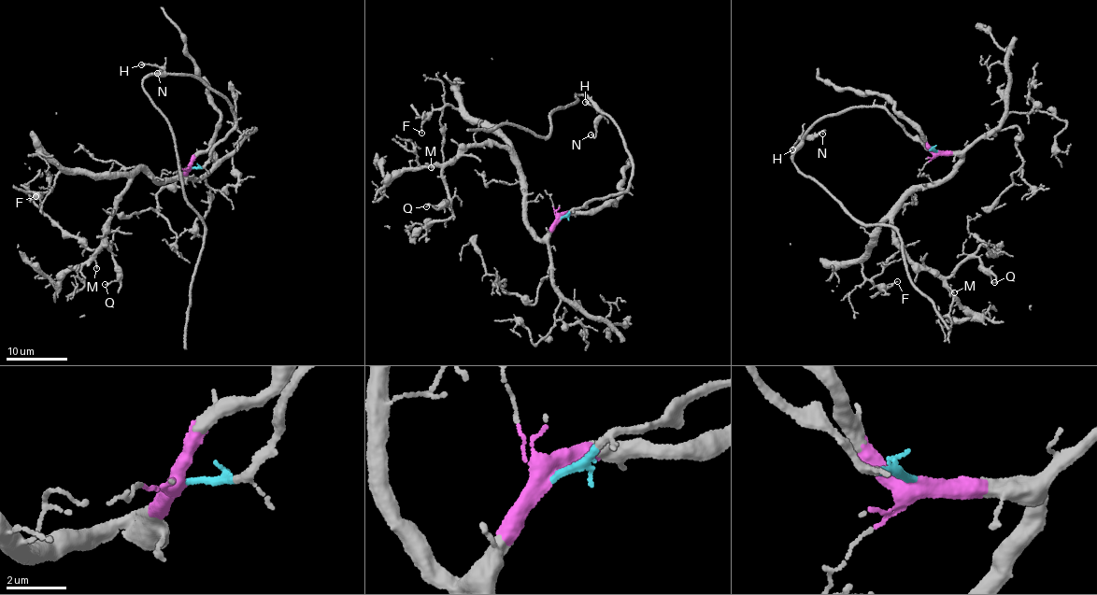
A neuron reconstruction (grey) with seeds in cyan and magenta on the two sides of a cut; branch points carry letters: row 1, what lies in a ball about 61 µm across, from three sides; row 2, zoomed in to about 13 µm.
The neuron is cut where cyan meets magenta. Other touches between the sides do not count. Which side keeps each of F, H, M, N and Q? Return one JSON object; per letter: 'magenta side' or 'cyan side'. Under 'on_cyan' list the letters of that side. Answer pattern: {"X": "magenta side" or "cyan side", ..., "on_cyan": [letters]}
{"F": "magenta side", "H": "cyan side", "M": "magenta side", "N": "cyan side", "Q": "magenta side", "on_cyan": ["H", "N"]}

